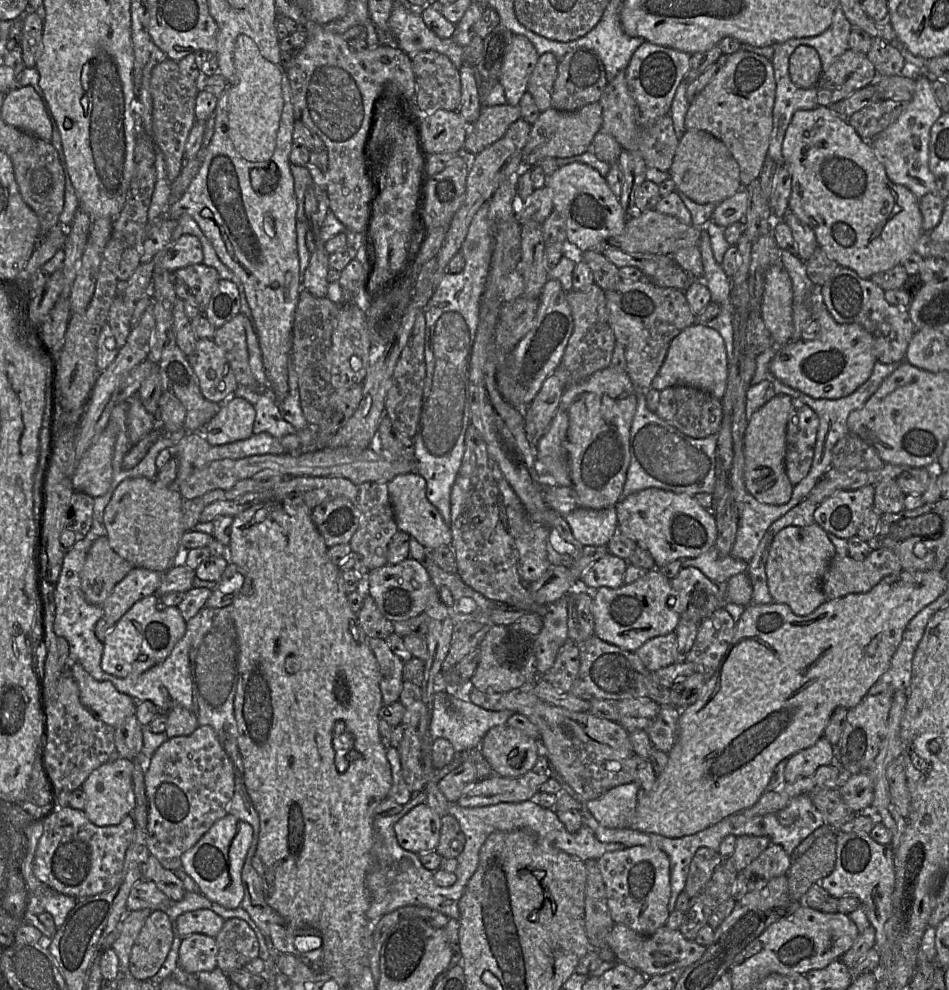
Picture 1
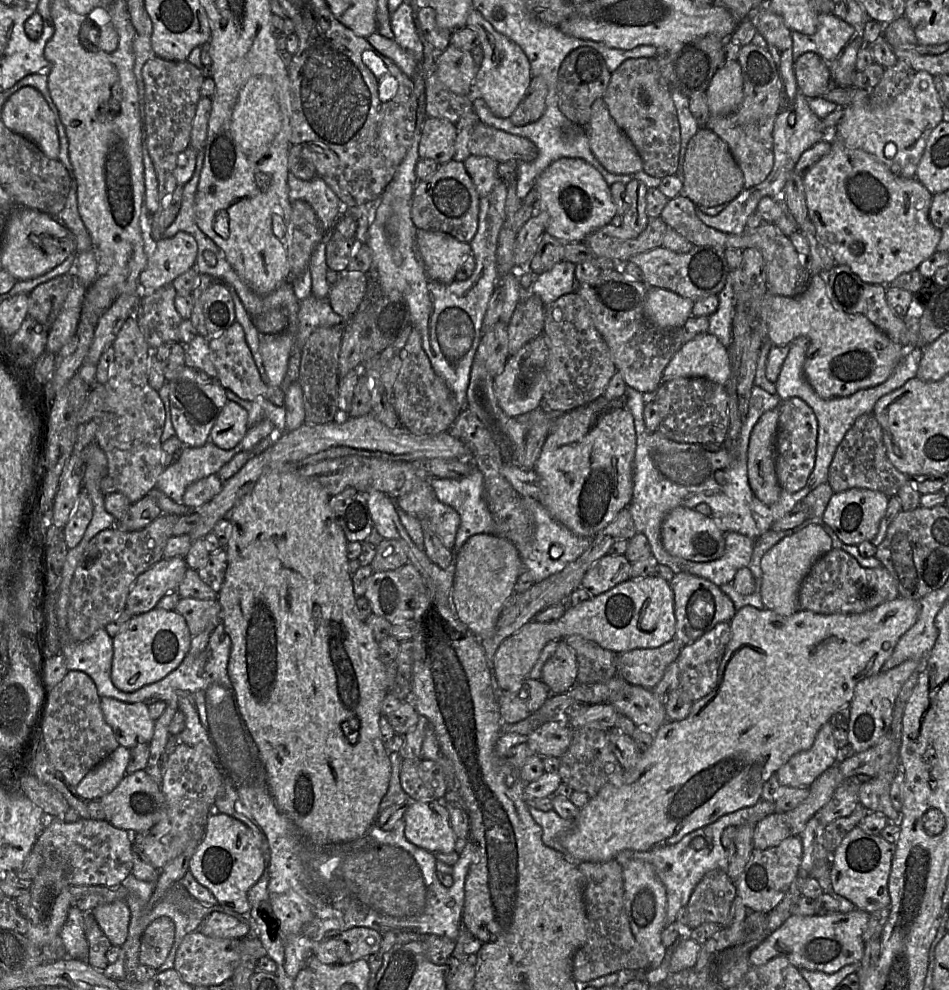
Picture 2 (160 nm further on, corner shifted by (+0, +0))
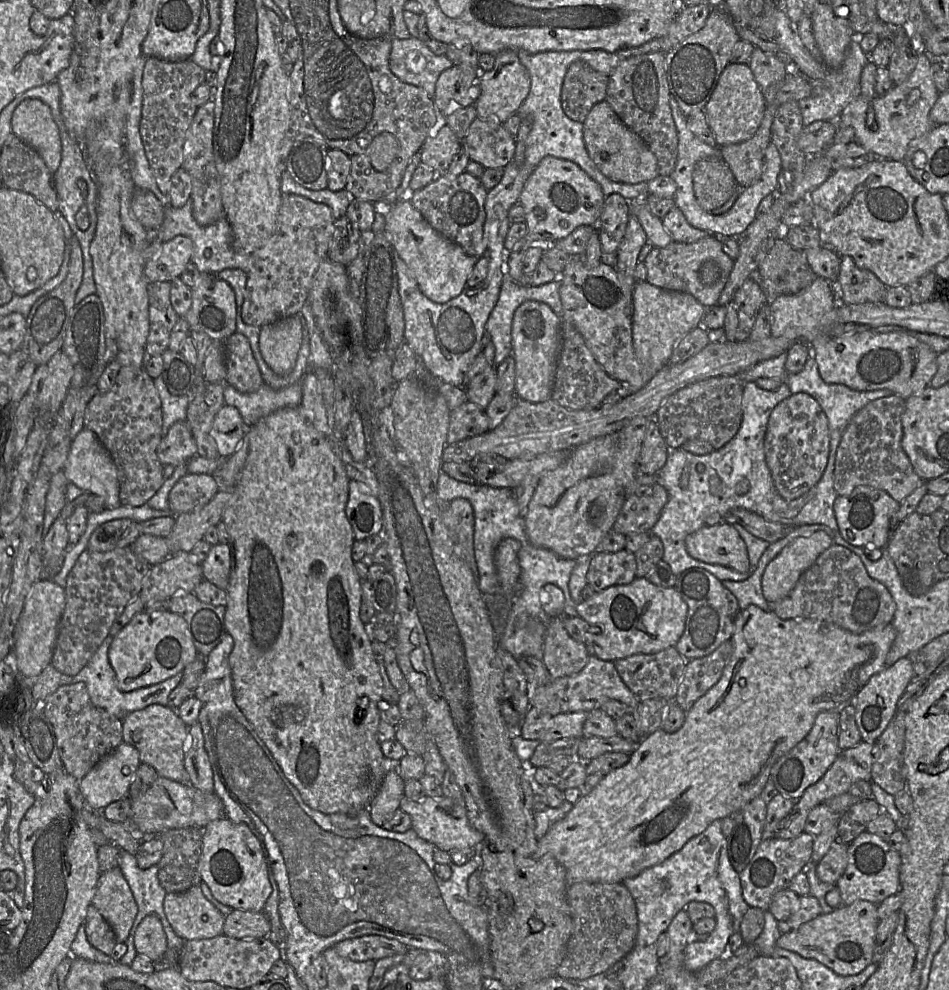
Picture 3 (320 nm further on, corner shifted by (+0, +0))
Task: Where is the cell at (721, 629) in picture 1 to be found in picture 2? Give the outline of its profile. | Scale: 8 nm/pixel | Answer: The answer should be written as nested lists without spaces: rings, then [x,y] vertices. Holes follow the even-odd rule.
[[[721,622],[693,643],[683,646],[677,658],[680,687],[694,702],[715,687],[730,639],[730,622]]]

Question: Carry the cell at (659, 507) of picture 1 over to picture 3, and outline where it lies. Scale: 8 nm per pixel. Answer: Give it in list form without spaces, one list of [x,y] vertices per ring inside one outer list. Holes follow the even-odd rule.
[[[728,522],[703,525],[686,537],[685,547],[688,554],[696,560],[741,573],[750,571],[746,544]]]

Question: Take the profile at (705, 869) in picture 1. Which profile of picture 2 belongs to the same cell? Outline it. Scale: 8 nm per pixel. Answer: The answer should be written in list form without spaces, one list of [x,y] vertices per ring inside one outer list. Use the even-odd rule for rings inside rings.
[[[708,871],[694,888],[687,904],[689,929],[706,922],[725,923],[736,896],[736,884],[724,871]]]

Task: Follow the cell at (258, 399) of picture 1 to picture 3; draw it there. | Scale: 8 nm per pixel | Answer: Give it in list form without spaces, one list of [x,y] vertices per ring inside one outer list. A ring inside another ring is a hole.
[[[300,382],[283,389],[274,389],[264,383],[252,393],[241,393],[233,386],[224,384],[224,405],[238,409],[246,428],[279,409],[299,406],[301,400]]]

